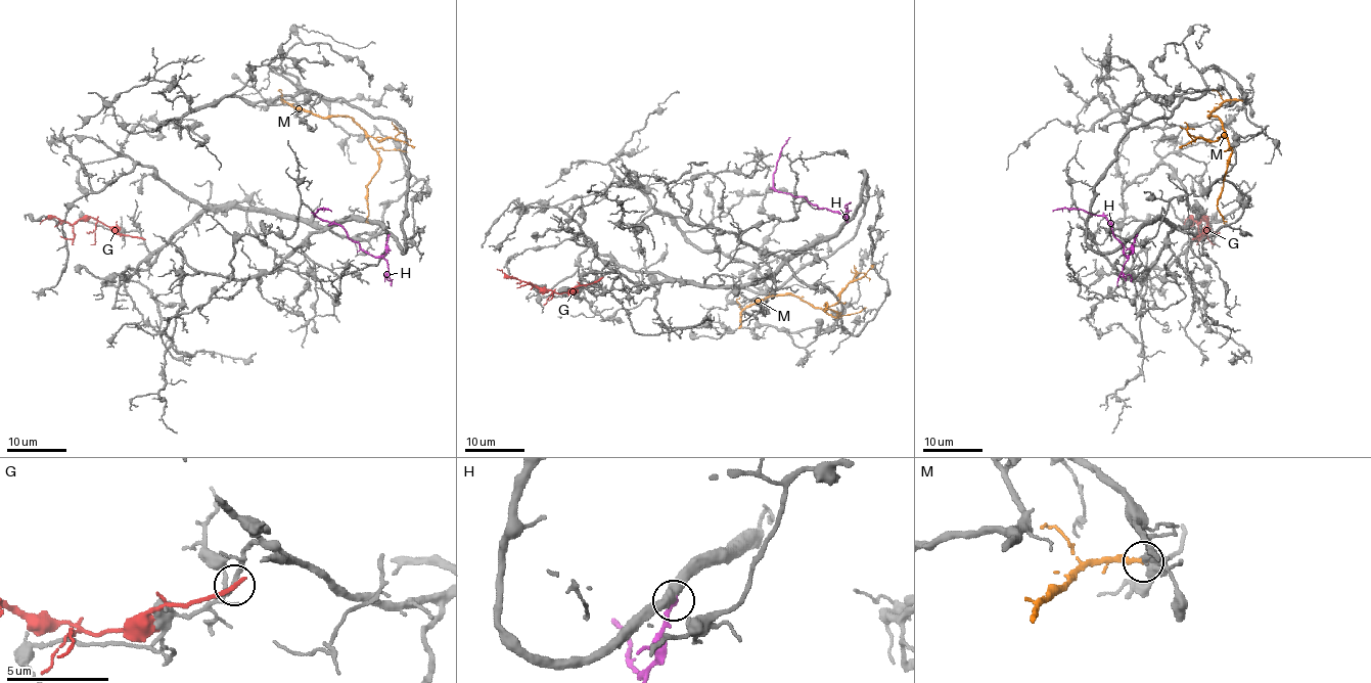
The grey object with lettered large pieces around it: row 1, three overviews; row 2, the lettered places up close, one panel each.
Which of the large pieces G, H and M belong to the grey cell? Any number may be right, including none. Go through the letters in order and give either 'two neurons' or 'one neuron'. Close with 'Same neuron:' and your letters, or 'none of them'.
G: two neurons
H: two neurons
M: two neurons
Same neuron: none of them

